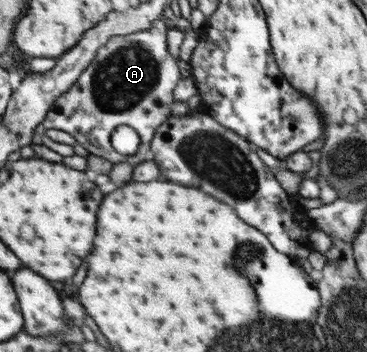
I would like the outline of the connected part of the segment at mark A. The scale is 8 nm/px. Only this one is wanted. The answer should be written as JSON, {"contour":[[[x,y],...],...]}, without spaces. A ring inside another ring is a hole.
{"contour":[[[157,19],[153,20],[151,26],[147,29],[141,29],[131,34],[111,36],[105,45],[97,49],[92,61],[77,77],[75,83],[71,84],[63,94],[60,94],[46,110],[39,130],[54,128],[67,132],[88,154],[105,158],[111,164],[127,162],[134,167],[139,165],[141,161],[145,161],[147,159],[145,154],[151,154],[151,141],[156,129],[170,116],[169,105],[175,101],[171,92],[173,92],[173,88],[179,80],[179,66],[167,54],[165,30],[167,30],[165,24]],[[125,125],[135,130],[140,141],[137,152],[131,154],[131,156],[114,154],[109,142],[114,129]]]}

